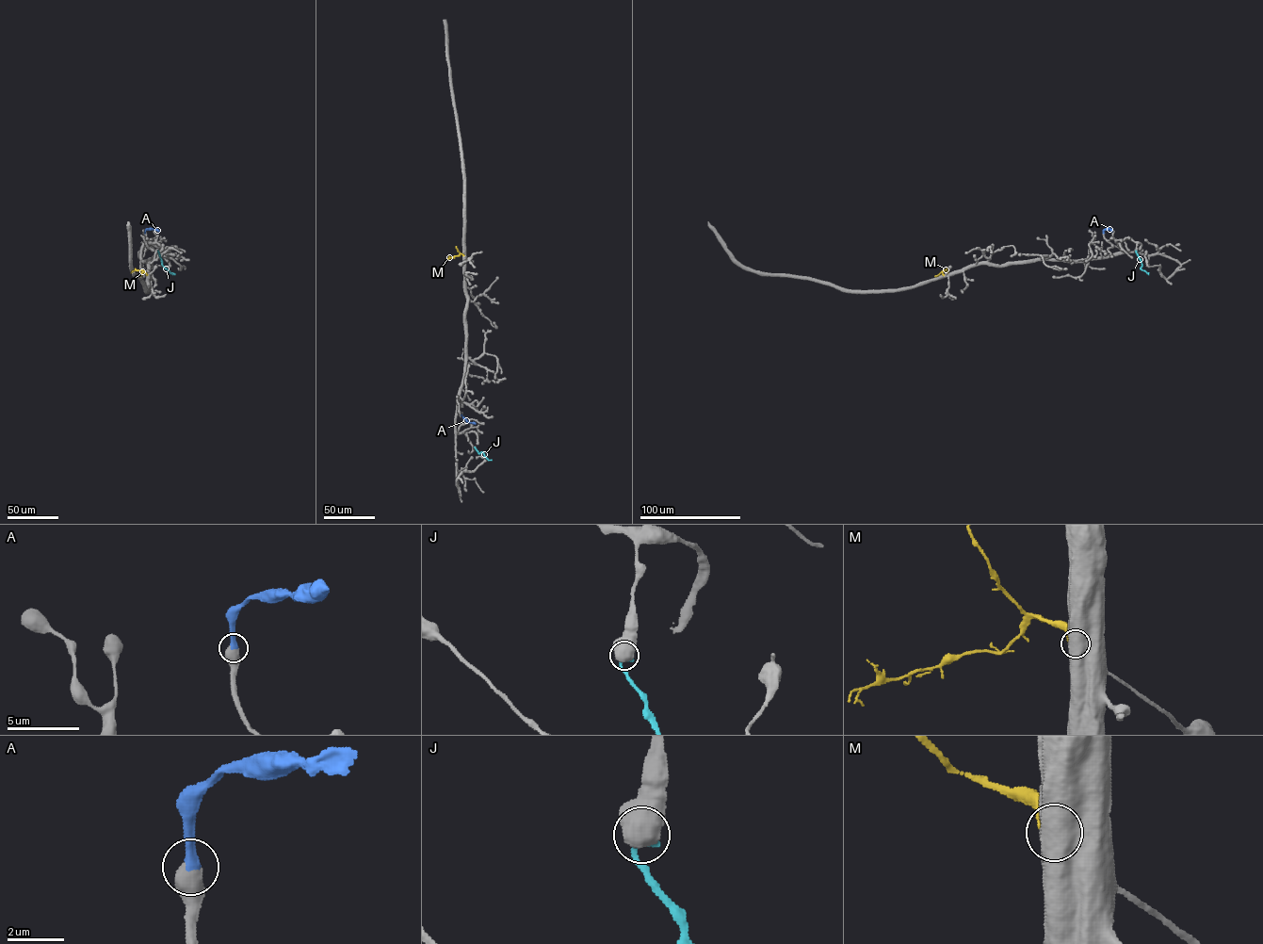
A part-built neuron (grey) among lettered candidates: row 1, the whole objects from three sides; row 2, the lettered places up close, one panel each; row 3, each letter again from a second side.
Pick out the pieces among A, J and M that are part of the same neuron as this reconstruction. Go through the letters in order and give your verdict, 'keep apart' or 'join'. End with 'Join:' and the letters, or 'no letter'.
A: join
J: keep apart
M: keep apart
Join: A

